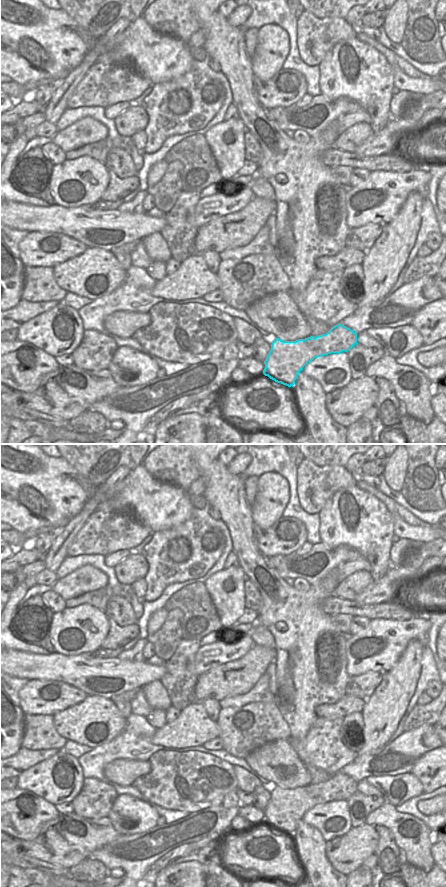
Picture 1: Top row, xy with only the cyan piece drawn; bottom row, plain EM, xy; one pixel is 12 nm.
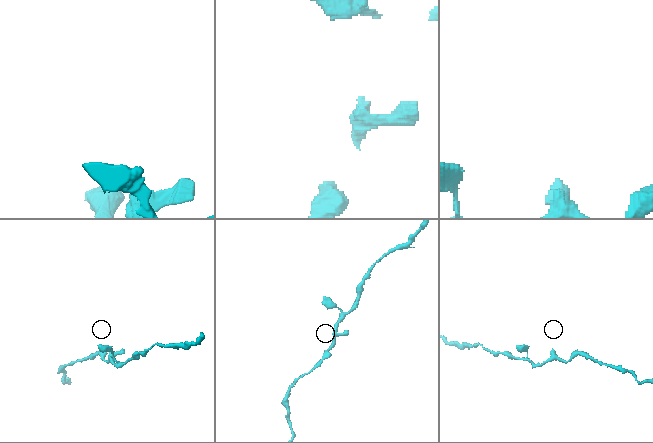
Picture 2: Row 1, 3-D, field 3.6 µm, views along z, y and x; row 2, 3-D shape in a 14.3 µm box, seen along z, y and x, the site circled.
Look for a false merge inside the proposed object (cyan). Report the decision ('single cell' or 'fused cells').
single cell

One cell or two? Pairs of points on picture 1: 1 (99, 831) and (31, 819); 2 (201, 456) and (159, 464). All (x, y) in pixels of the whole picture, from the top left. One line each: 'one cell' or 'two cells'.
1: two cells
2: one cell

